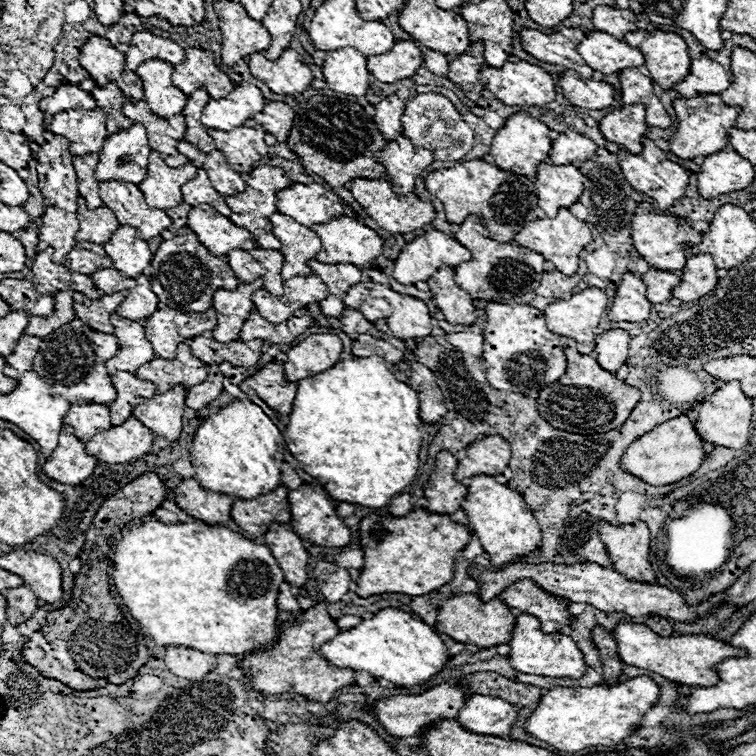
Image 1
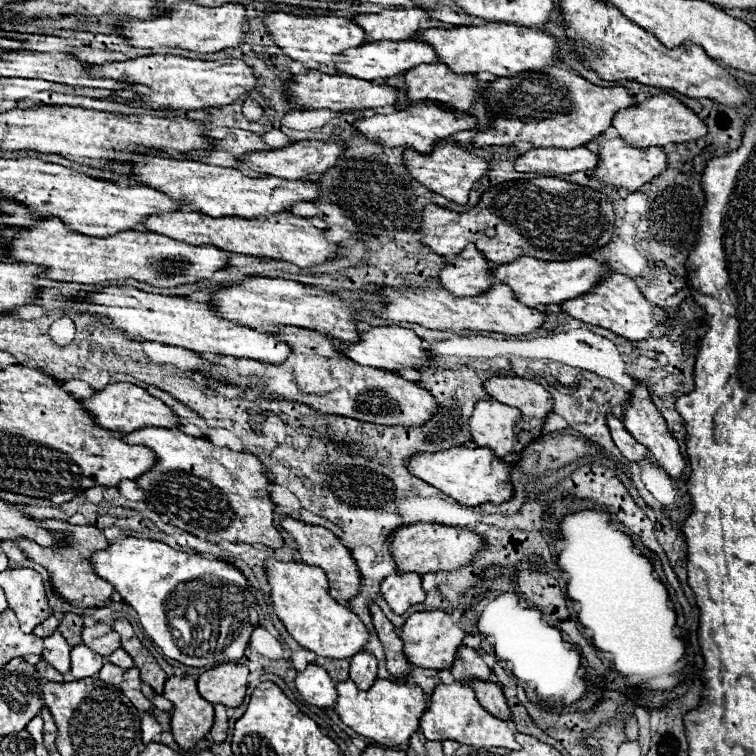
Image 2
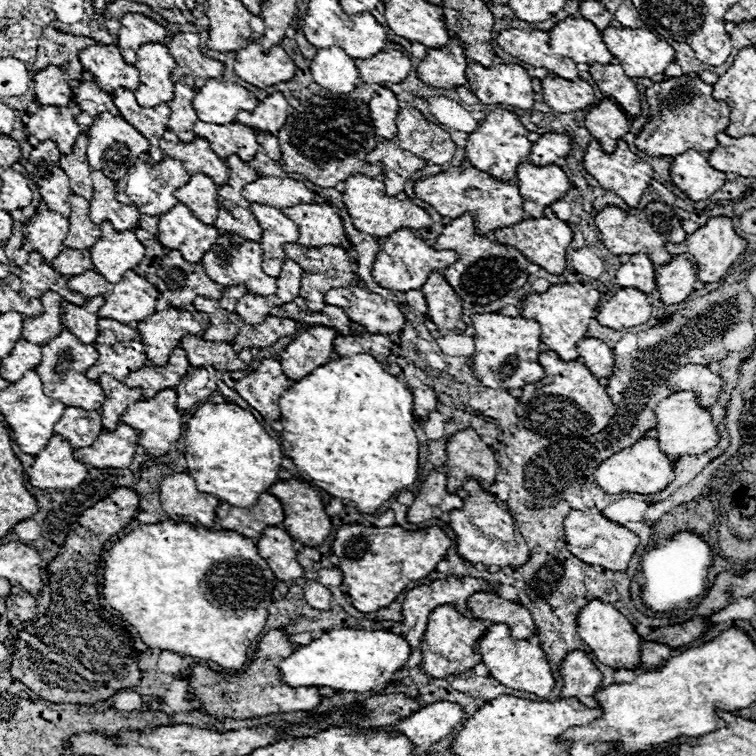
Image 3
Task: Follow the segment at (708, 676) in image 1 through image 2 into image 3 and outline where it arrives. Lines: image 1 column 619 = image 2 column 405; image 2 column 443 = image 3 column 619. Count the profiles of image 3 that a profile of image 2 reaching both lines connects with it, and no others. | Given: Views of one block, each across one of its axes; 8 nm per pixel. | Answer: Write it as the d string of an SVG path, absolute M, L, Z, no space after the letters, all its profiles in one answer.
M592 600L586 608L580 610L578 616L578 636L592 648L598 662L610 666L610 668L626 668L626 670L638 670L640 668L640 634L636 632L634 624L612 604Z

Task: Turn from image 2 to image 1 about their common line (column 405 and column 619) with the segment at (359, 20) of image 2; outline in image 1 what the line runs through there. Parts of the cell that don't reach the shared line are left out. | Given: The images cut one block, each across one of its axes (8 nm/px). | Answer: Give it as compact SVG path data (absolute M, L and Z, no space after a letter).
M598 6L592 14L592 24L600 32L608 32L614 38L624 40L626 32L634 32L638 16L632 10L620 10L620 8L610 8L610 6Z

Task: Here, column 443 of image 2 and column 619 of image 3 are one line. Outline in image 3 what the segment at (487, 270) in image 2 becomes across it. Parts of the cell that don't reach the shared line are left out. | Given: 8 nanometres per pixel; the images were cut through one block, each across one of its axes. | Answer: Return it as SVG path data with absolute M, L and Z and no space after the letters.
M646 254L626 256L620 270L616 272L616 284L620 288L638 288L640 292L654 292L656 290L656 266L650 262Z

